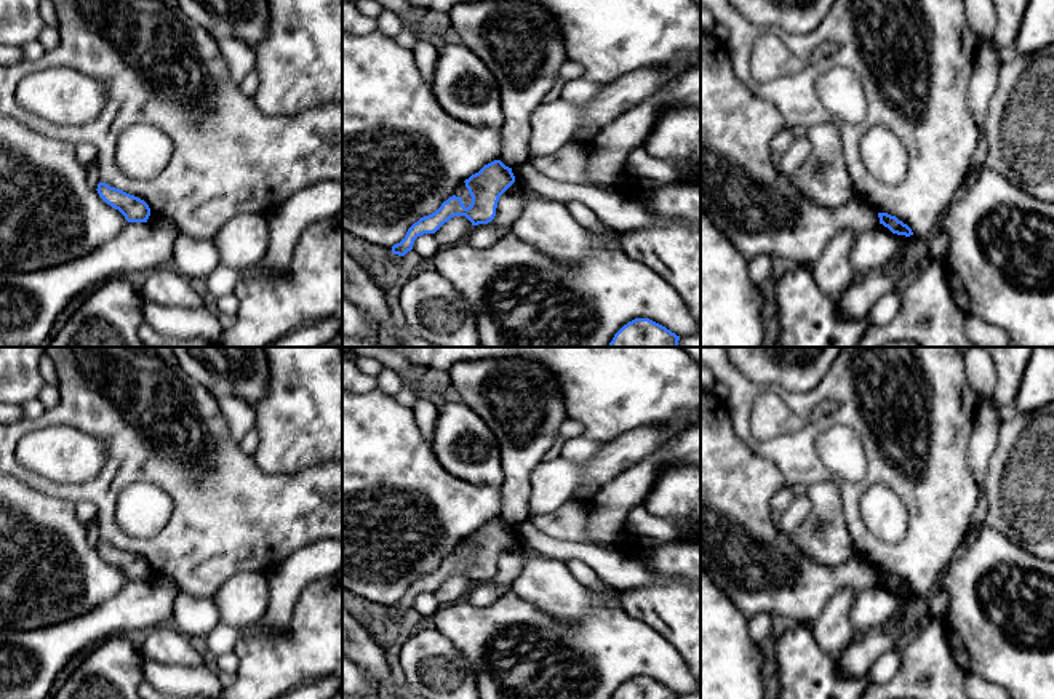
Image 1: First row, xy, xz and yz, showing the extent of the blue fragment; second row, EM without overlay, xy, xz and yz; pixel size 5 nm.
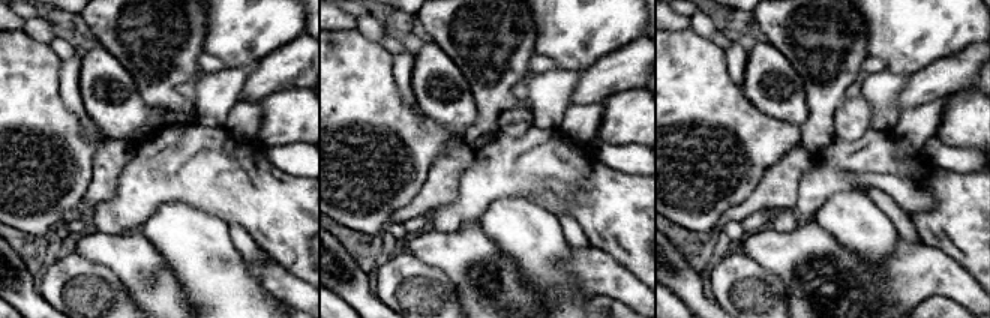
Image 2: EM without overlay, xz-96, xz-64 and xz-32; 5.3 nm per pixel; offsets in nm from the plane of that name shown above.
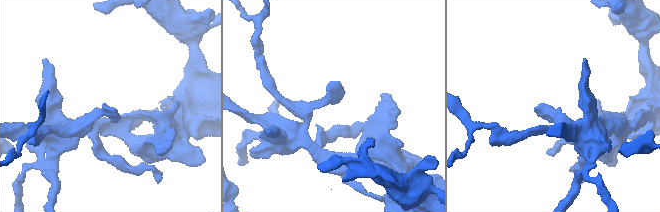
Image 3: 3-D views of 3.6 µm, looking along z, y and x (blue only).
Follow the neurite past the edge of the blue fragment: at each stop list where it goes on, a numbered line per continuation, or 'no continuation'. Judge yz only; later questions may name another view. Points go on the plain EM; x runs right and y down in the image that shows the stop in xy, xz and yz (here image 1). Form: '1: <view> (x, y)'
no continuation

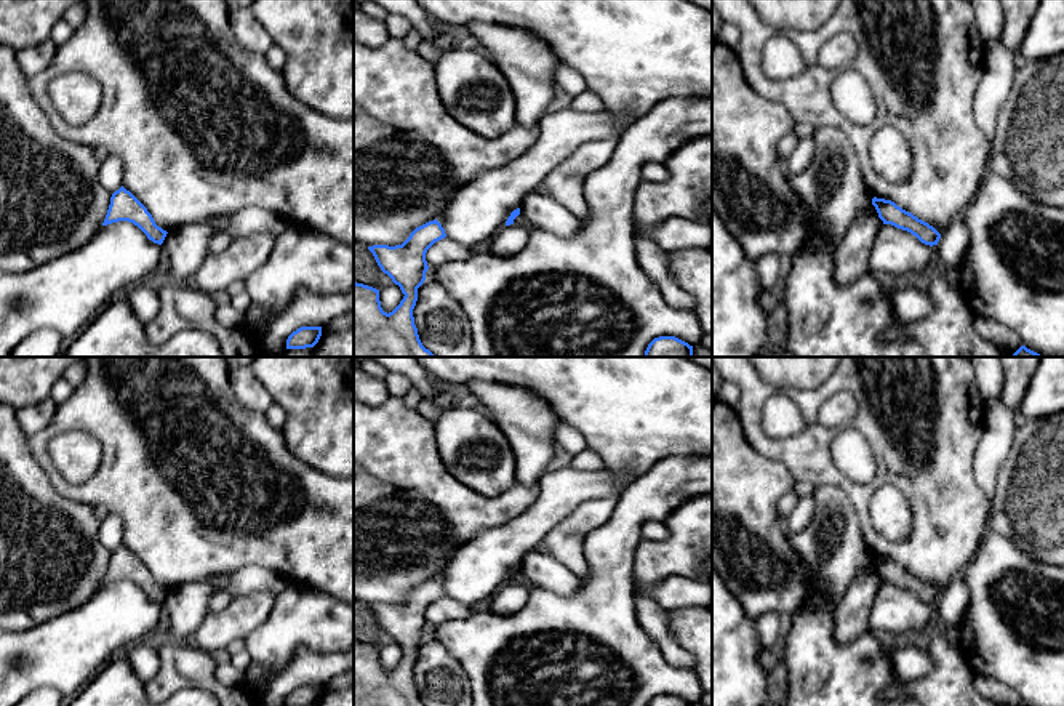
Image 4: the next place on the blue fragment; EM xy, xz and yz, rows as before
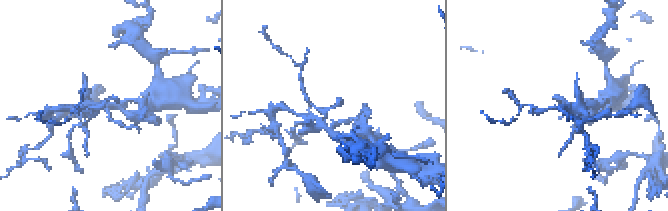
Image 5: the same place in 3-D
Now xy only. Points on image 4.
no continuation

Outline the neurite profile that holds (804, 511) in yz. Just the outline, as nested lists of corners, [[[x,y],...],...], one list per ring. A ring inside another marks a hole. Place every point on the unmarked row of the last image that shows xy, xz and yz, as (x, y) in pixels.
[[[800,496],[797,499],[795,507],[792,509],[790,515],[787,517],[787,533],[795,535],[806,528],[814,515],[816,503],[813,496]]]

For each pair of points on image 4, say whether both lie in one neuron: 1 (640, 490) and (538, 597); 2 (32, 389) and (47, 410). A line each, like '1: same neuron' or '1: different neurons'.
1: same neuron
2: different neurons

